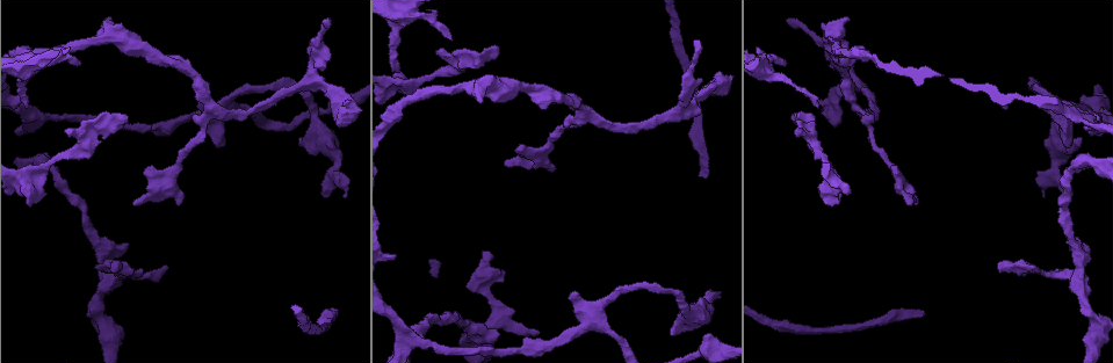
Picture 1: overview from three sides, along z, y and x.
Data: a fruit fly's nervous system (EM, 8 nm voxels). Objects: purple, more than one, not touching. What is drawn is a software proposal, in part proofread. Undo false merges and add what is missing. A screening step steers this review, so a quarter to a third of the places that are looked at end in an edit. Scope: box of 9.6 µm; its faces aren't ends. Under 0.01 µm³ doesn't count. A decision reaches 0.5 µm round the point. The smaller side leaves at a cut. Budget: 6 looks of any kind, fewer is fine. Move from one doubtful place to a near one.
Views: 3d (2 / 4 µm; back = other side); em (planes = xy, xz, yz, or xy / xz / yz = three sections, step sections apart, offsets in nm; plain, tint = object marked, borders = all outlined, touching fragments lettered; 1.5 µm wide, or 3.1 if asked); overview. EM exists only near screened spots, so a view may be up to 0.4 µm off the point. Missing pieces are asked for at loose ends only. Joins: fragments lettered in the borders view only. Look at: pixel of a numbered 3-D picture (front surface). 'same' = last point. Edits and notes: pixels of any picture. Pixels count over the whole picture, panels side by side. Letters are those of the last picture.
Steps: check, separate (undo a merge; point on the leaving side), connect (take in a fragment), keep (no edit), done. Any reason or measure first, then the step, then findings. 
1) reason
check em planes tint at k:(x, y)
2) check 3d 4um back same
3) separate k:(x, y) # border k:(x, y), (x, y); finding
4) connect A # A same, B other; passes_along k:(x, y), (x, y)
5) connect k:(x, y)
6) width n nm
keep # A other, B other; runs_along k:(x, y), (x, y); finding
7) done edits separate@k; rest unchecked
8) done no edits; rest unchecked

branch stops here
check 3d 4um at 1:(817, 105)

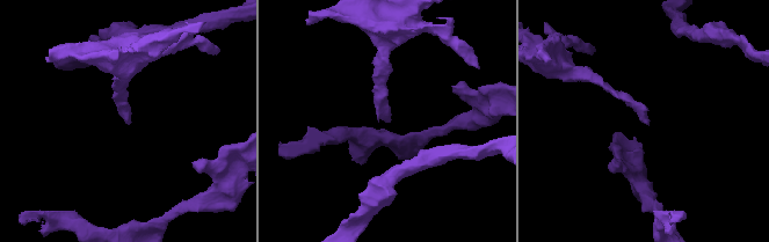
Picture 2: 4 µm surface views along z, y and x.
check em planes borders at 2:(647, 121)

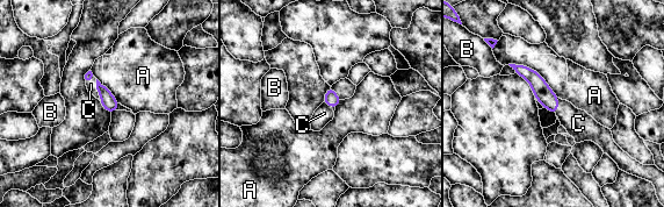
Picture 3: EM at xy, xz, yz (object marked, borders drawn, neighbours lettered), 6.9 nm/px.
width 90 nm
connect 3:(91, 84) # A other, B other, C same; the cell continues

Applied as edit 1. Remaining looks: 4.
thin end
check em xz step 4 borders at 1:(453, 39)

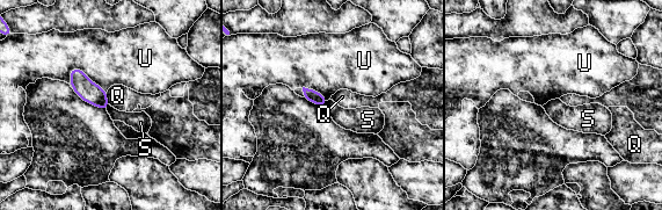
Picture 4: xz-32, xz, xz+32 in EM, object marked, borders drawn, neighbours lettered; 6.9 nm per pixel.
cut it another way
check em planes borders same

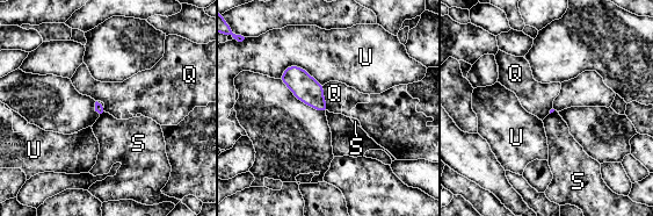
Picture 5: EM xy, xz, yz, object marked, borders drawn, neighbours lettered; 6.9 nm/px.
keep # Q other, S other, U other; border 5:(321, 86), (324, 102), (328, 110); none of them fits

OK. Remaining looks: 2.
branch stops here
check em planes borders at 1:(328, 22)

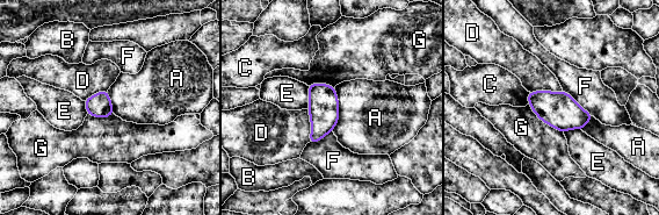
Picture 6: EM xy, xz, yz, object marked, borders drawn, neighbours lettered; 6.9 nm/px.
keep # A other, B other, C other, D other, E other, F other, G other; border 6:(335, 87), (338, 122), (332, 130); no lettered fragment goes on from it

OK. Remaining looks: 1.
done edits connect@3; rest unchecked

